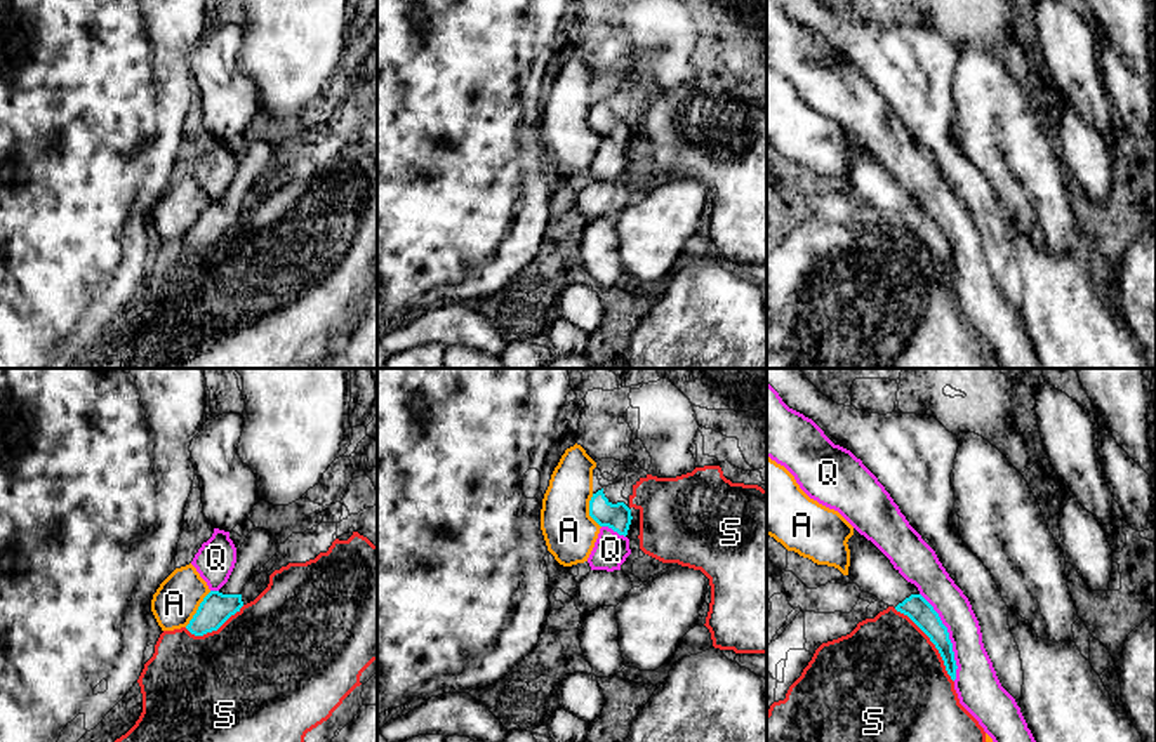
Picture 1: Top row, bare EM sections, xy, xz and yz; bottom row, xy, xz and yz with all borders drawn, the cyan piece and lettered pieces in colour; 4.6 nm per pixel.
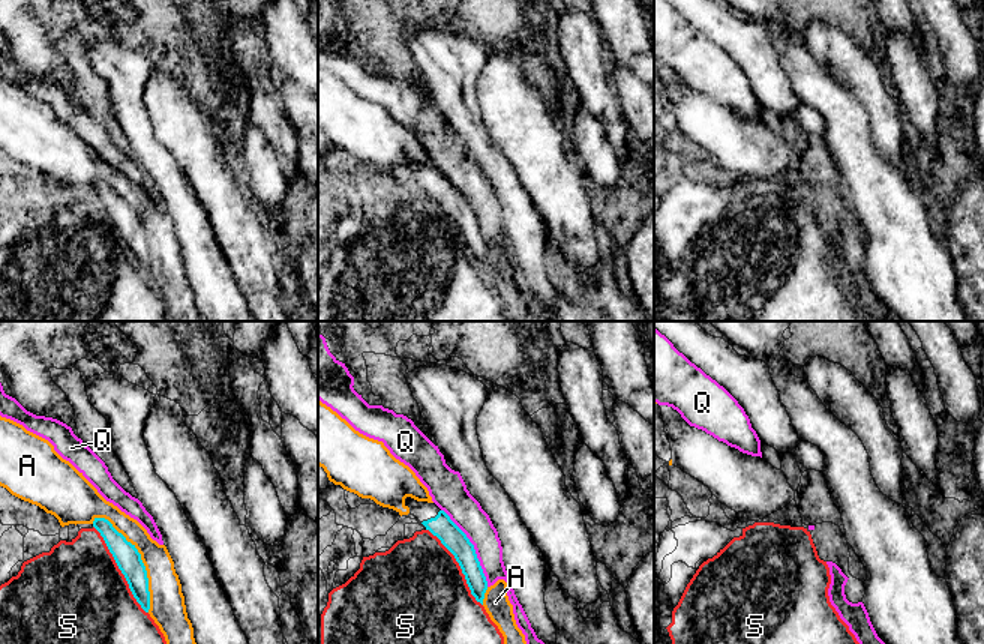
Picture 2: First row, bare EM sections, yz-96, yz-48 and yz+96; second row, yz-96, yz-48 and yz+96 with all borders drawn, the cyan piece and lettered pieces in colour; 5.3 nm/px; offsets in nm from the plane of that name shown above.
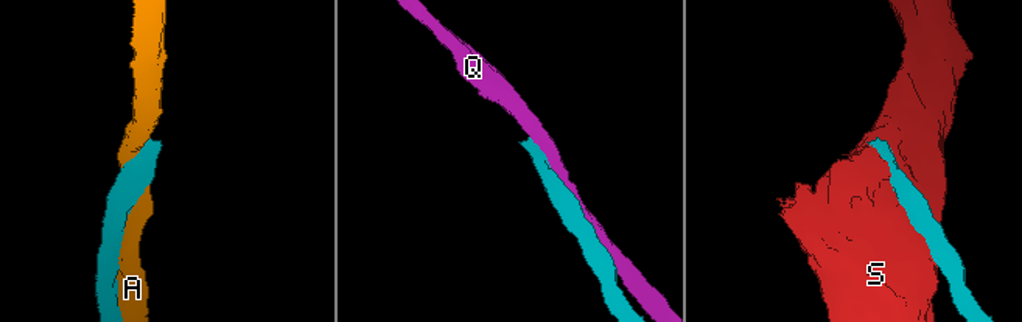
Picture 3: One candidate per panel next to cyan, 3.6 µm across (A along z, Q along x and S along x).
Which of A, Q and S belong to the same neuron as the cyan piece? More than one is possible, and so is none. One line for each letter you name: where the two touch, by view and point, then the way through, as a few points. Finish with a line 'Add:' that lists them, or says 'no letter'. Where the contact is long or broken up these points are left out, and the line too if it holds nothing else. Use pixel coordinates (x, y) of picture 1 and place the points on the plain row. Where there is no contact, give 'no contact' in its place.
Add: no letter

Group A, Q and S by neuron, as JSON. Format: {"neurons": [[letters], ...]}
{"neurons": [["A"], ["Q"], ["S"]]}

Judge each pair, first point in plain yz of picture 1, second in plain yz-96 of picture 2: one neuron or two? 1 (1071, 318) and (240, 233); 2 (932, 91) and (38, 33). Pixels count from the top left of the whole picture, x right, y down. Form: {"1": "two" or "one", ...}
{"1": "one", "2": "two"}

